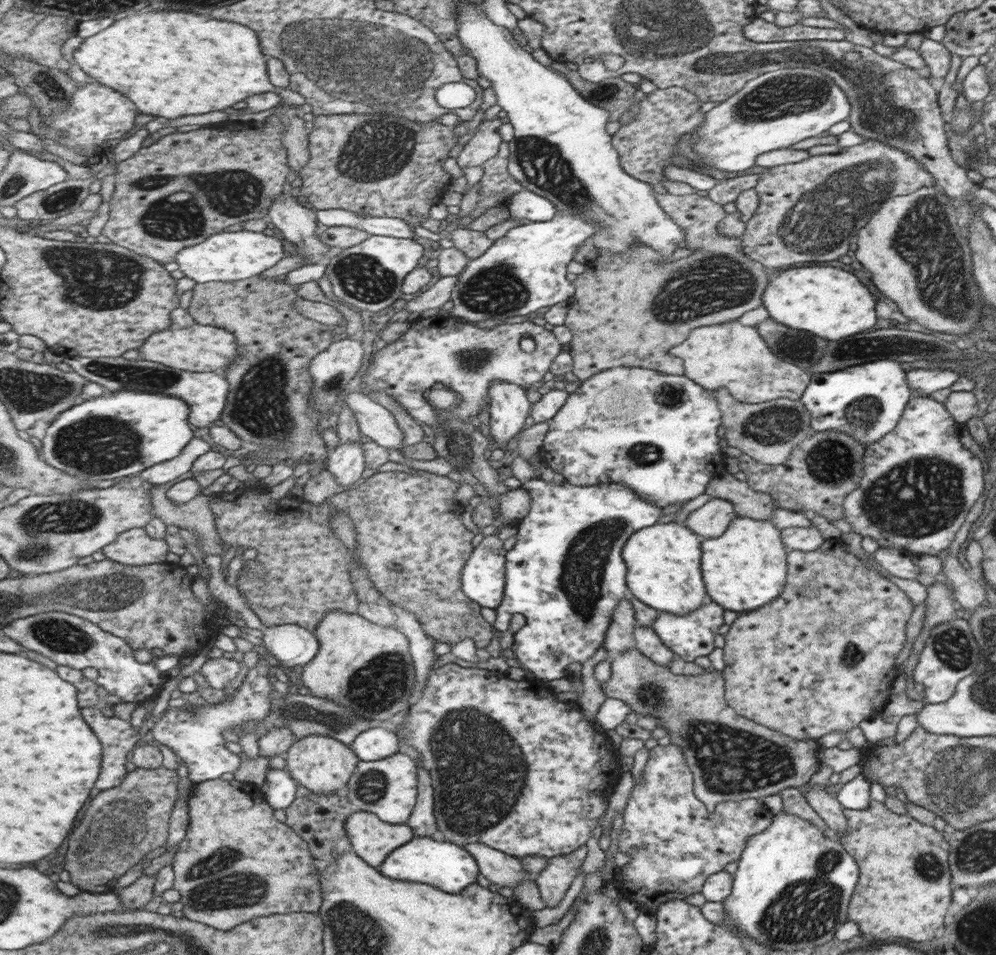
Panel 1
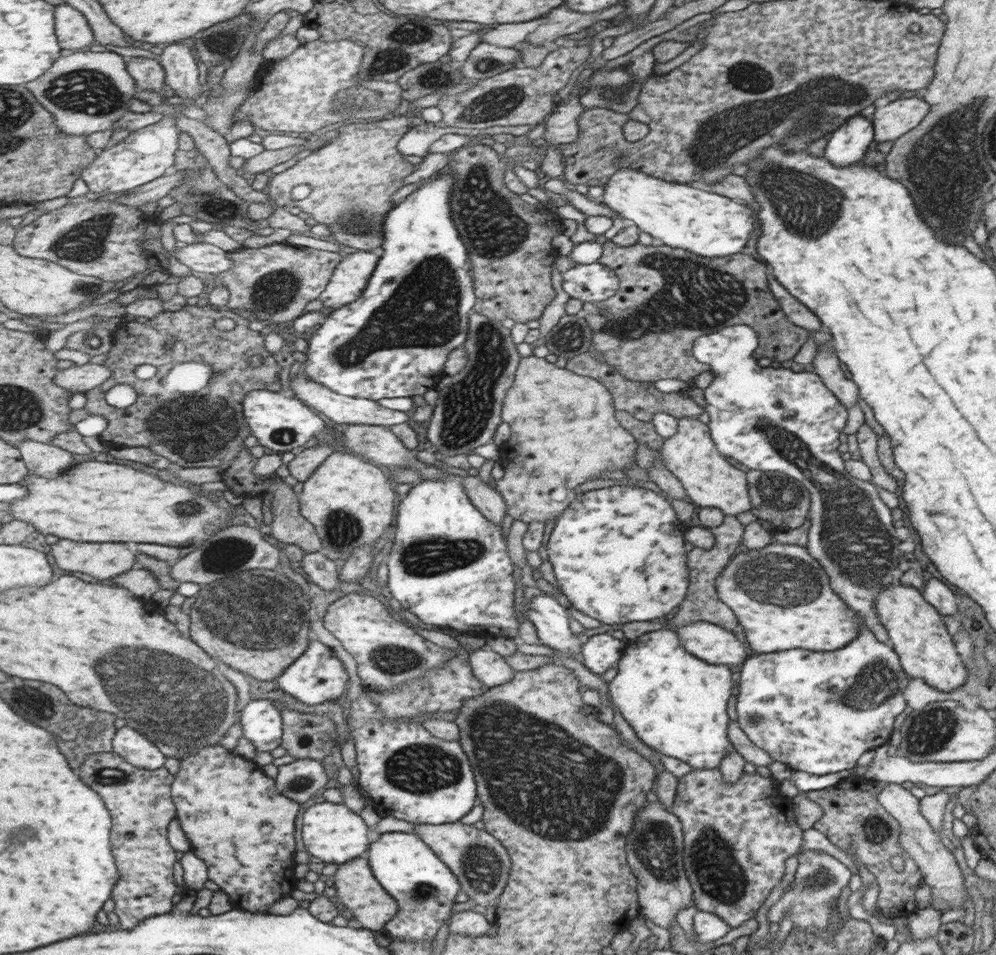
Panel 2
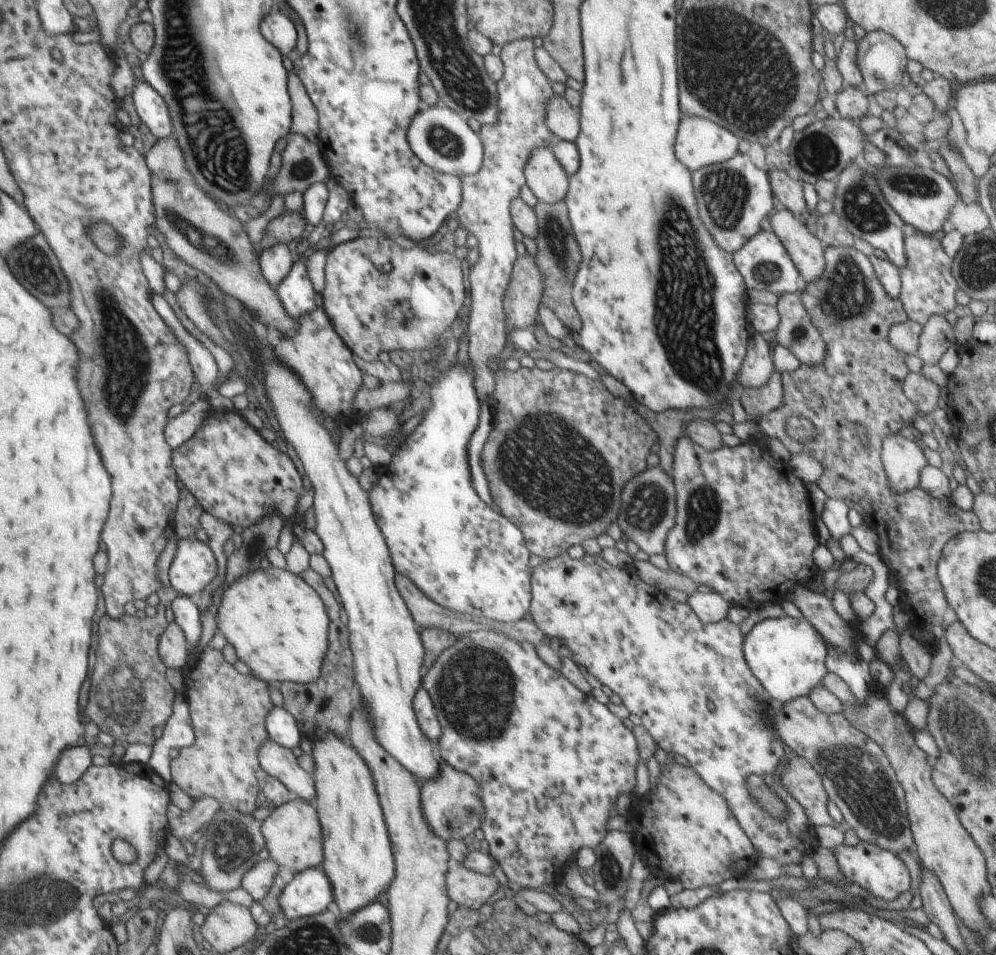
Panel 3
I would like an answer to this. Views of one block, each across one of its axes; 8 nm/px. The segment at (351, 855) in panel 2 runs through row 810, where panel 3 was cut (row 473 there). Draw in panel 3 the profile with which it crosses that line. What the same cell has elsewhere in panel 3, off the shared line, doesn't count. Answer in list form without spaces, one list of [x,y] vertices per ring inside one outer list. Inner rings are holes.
[[[243,336],[248,363],[259,366],[263,374],[262,384],[276,418],[287,441],[296,450],[296,460],[309,477],[314,490],[317,514],[316,532],[325,544],[325,558],[333,572],[341,601],[349,614],[350,645],[355,658],[355,682],[357,682],[356,708],[365,708],[373,726],[375,742],[395,762],[411,772],[420,787],[425,780],[441,774],[435,746],[425,736],[417,723],[412,702],[419,688],[419,666],[424,658],[419,634],[413,628],[411,612],[395,589],[393,568],[387,554],[387,546],[379,528],[375,526],[372,510],[369,510],[367,492],[359,486],[357,476],[347,468],[347,462],[339,454],[339,446],[333,442],[327,430],[315,416],[313,394],[303,384],[301,376],[281,362],[270,348],[270,354],[261,348],[258,340]]]

